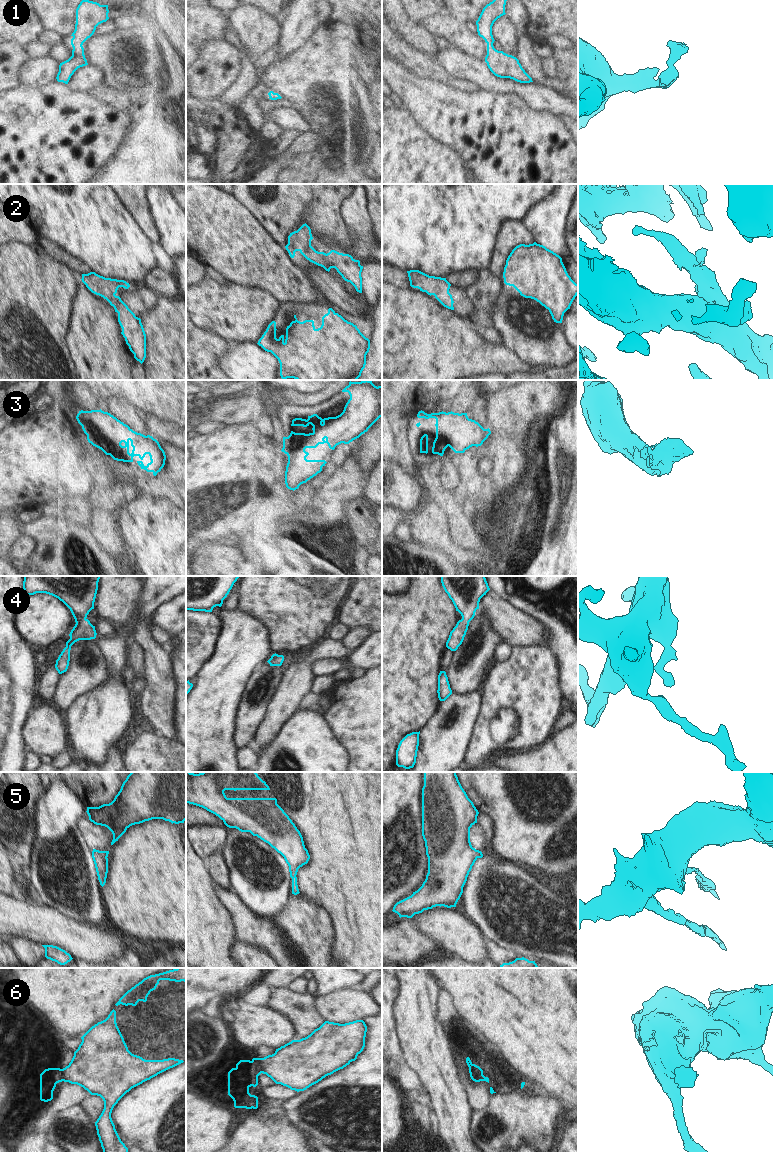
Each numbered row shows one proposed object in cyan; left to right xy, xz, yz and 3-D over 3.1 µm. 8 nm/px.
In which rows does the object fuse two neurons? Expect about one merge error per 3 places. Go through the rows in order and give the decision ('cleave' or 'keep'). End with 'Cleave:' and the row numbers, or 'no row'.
1: keep
2: keep
3: keep
4: keep
5: keep
6: cleave
Cleave: 6

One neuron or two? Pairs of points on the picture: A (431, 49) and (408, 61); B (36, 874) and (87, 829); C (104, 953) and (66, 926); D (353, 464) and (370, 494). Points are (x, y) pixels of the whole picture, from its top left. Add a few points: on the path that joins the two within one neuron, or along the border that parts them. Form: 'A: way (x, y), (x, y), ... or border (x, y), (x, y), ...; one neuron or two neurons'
A: border (404, 40), (417, 50), (433, 58); two neurons
B: border (81, 816), (77, 821), (77, 828); two neurons
C: way (95, 944), (83, 941), (75, 935); one neuron
D: border (371, 474), (363, 495); two neurons

